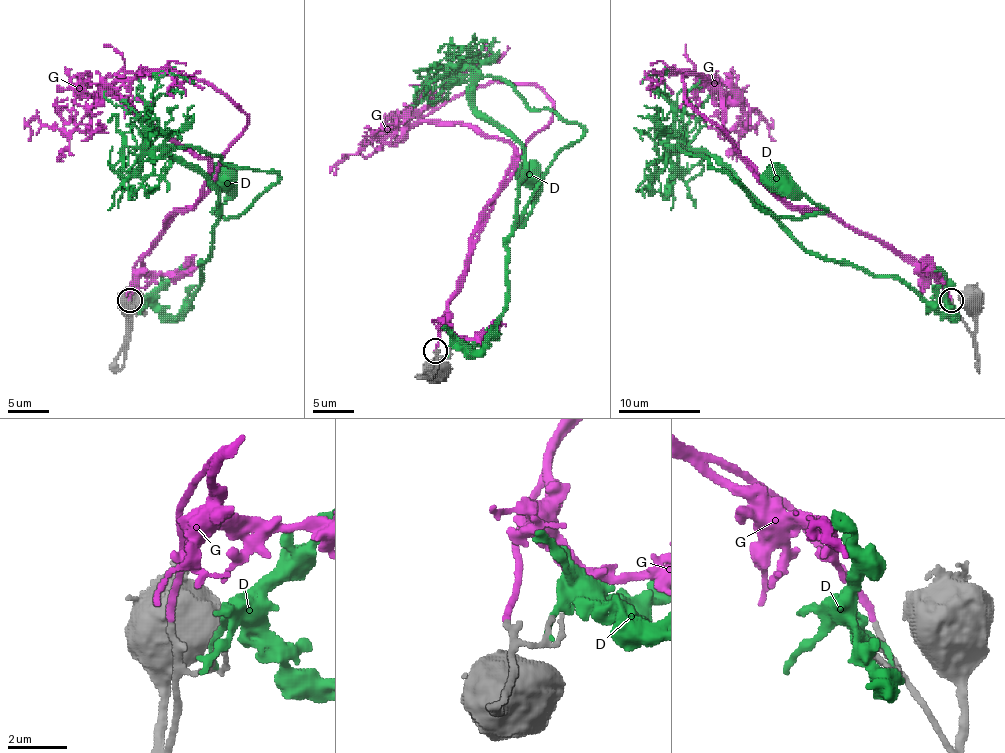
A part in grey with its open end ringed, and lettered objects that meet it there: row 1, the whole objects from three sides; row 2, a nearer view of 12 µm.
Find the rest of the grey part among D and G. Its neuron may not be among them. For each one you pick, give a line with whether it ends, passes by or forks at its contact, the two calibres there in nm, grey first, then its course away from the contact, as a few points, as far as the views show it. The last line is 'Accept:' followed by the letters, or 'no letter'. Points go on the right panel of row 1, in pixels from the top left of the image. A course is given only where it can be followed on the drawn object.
G: it ends there; 220 nm thick on the grey side, 220 nm on the other; it runs (950, 299), (912, 259), (783, 201), (724, 130), (724, 95), (744, 111), (740, 132), (763, 118), (775, 140)
Accept: G

